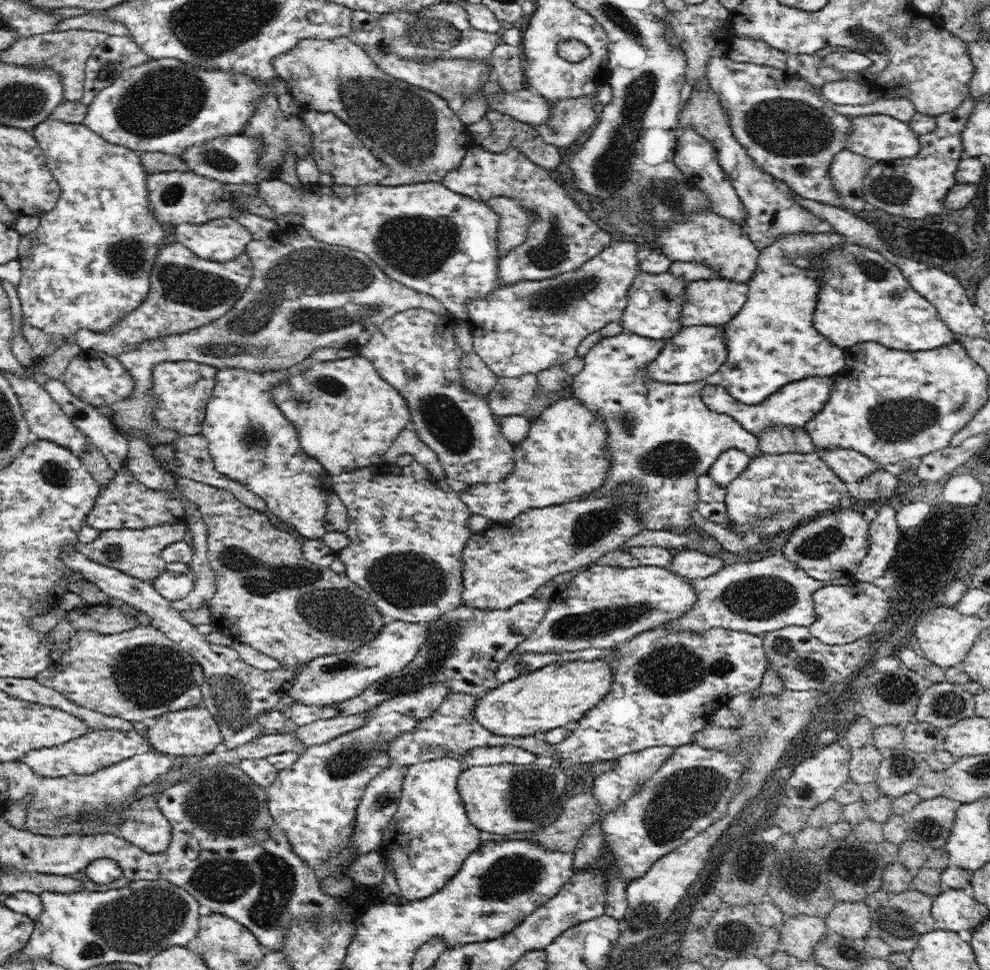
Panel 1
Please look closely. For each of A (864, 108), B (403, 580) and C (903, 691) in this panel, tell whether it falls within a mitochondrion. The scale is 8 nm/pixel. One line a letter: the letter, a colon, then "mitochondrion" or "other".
A: other
B: mitochondrion
C: mitochondrion

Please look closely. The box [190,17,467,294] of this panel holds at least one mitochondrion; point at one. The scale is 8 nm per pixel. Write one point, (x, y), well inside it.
(402, 125)

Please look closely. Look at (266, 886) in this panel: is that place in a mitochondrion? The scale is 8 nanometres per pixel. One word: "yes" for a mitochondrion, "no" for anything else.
yes

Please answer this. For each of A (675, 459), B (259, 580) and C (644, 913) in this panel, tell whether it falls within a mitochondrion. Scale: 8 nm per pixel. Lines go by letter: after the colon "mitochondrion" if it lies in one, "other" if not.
A: mitochondrion
B: mitochondrion
C: mitochondrion

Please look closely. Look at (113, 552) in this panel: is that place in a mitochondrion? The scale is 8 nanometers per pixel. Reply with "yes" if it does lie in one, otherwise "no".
yes

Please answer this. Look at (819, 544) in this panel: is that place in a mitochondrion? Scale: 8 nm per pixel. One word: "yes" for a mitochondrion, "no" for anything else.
yes

